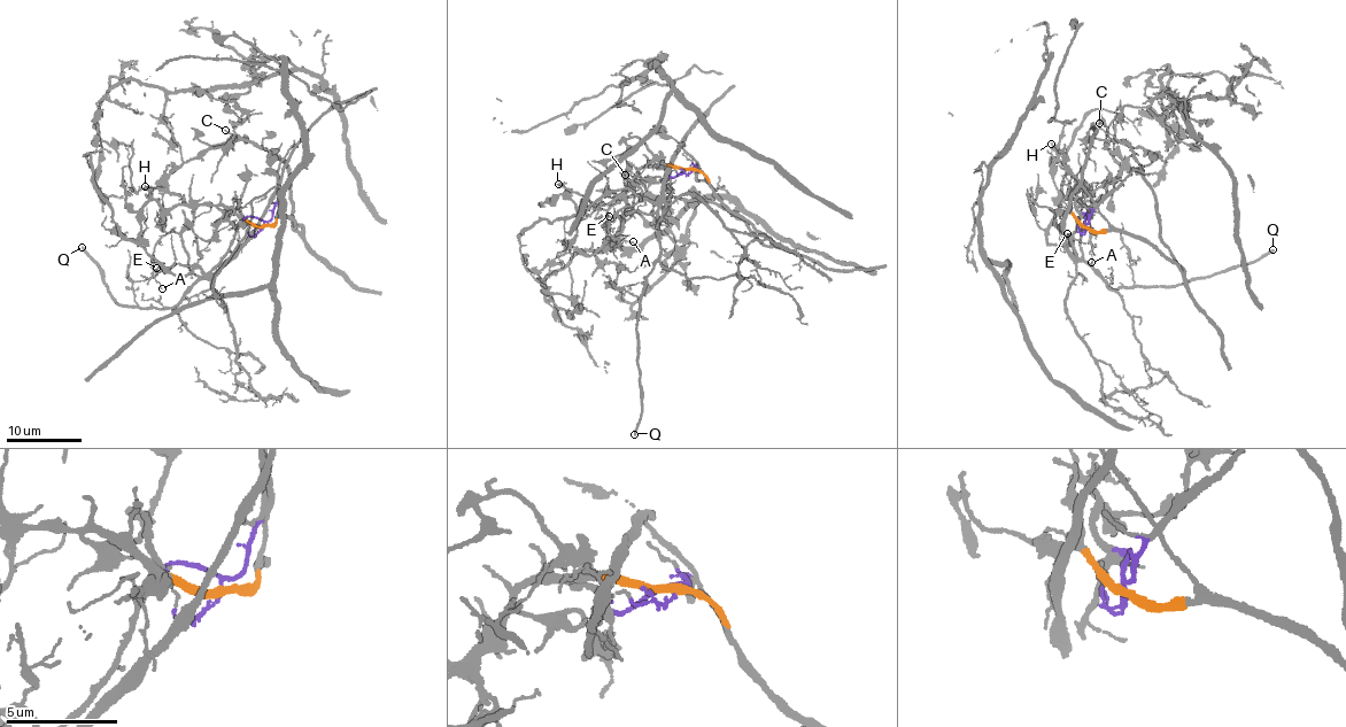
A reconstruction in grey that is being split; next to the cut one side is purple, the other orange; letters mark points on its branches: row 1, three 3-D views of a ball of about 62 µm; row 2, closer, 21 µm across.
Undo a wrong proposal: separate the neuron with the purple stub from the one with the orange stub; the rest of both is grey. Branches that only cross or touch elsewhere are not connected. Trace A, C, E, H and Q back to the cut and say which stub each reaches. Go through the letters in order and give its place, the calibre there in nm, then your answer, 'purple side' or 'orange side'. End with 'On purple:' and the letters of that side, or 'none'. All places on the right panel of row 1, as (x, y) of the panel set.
A: (1091, 262) | 90 nm | purple side
C: (1099, 123) | 80 nm | orange side
E: (1067, 233) | 140 nm | purple side
H: (1051, 144) | 90 nm | orange side
Q: (1273, 249) | 260 nm | purple side
On purple: A, E, Q

